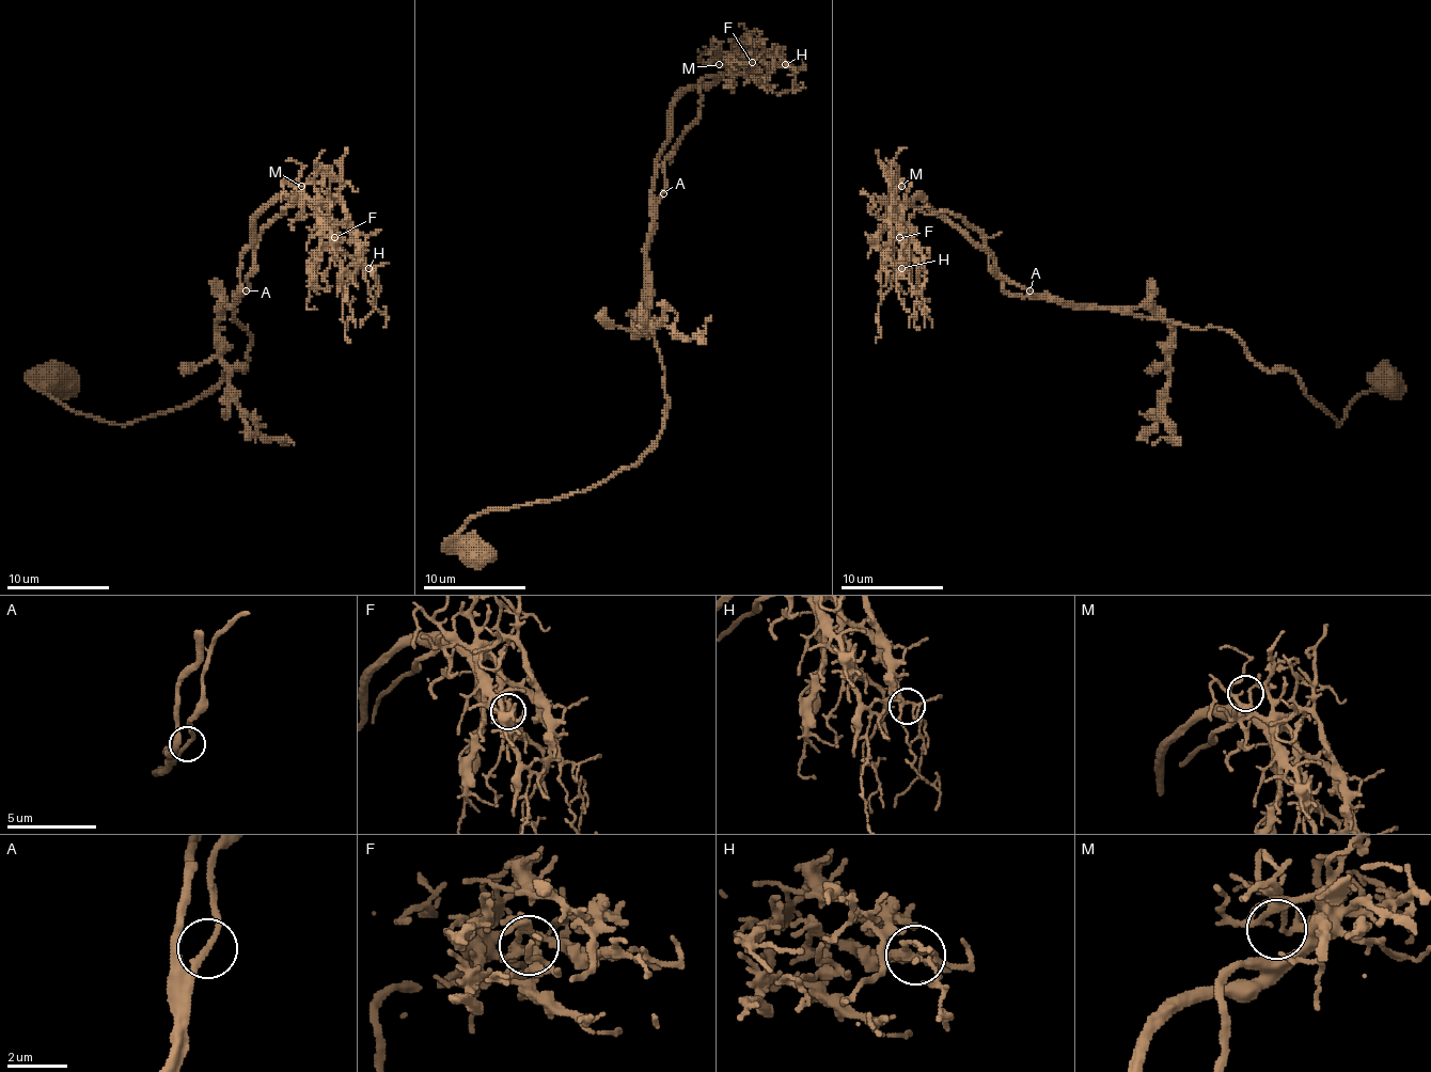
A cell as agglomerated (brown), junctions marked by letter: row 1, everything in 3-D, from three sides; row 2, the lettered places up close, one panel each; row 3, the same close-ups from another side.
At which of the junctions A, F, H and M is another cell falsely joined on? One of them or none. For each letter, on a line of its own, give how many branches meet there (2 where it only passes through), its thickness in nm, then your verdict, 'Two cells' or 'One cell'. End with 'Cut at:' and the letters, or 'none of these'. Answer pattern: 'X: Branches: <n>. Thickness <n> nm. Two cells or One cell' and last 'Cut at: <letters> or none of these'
A: Branches: 2. Thickness 180 nm. One cell
F: Branches: 2. Thickness 280 nm. One cell
H: Branches: 5. Thickness 220 nm. One cell
M: Branches: 3. Thickness 130 nm. One cell
Cut at: none of these

